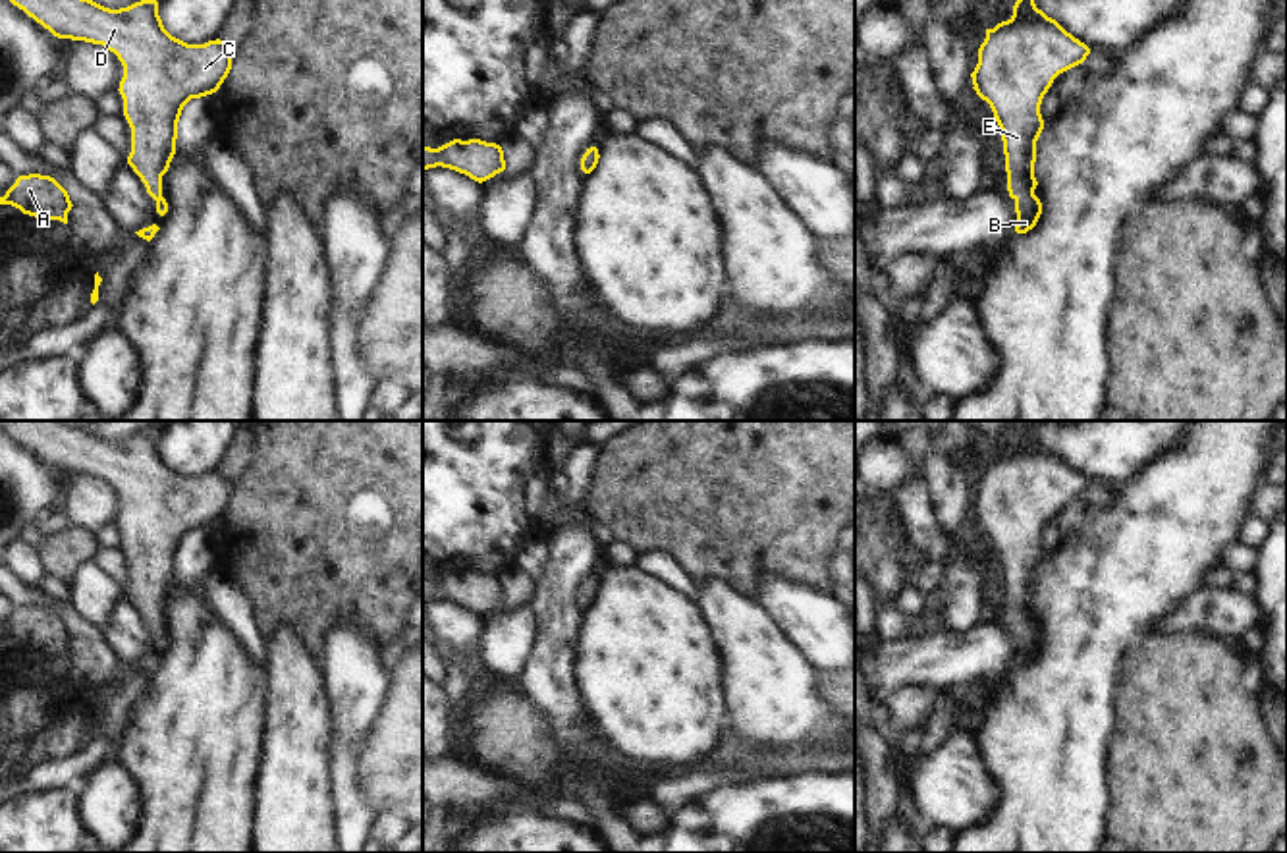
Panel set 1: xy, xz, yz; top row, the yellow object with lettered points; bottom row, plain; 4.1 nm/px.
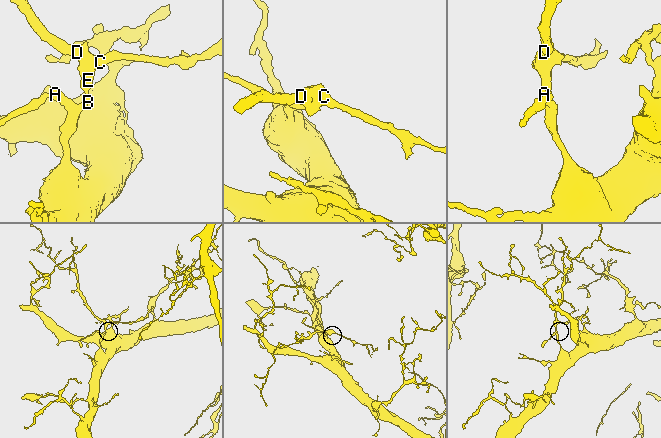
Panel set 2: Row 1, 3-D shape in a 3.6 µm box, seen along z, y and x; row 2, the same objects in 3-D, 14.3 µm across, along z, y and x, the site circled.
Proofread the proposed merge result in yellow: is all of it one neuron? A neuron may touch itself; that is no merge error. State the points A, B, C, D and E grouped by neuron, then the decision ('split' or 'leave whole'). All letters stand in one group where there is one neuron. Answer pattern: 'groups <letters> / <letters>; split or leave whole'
groups A B C D E; leave whole

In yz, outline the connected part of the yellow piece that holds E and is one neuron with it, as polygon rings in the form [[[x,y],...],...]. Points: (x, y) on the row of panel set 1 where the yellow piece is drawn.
[[[1017,0],[1013,15],[986,29],[978,48],[972,89],[990,104],[1001,129],[1017,234],[1032,230],[1042,214],[1034,195],[1036,141],[1044,129],[1042,98],[1059,73],[1082,64],[1088,54],[1090,48],[1038,10],[1034,0]]]

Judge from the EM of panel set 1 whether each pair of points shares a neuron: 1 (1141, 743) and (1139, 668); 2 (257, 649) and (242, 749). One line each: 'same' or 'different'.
1: same
2: different

